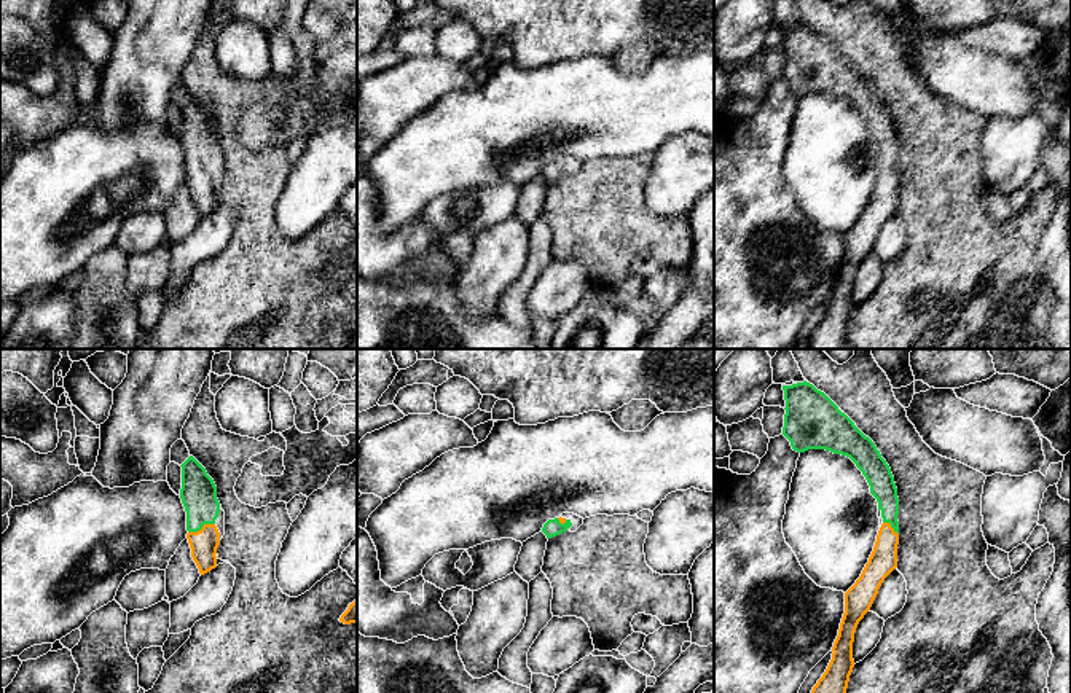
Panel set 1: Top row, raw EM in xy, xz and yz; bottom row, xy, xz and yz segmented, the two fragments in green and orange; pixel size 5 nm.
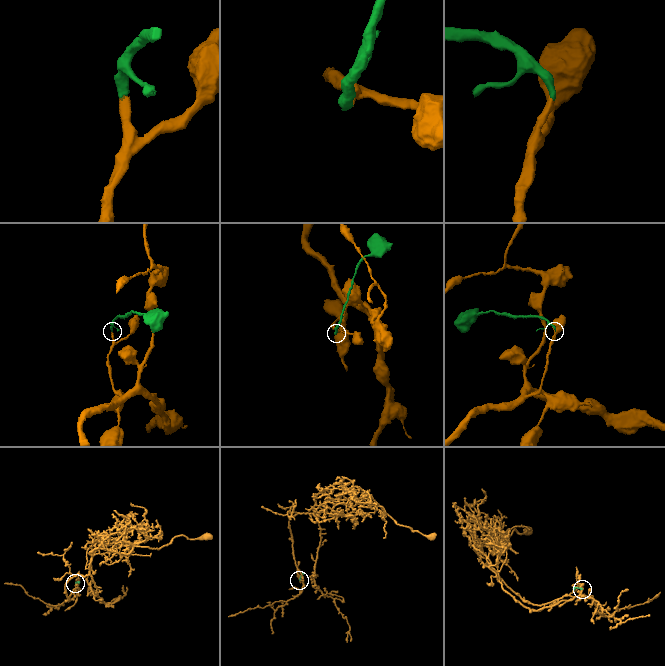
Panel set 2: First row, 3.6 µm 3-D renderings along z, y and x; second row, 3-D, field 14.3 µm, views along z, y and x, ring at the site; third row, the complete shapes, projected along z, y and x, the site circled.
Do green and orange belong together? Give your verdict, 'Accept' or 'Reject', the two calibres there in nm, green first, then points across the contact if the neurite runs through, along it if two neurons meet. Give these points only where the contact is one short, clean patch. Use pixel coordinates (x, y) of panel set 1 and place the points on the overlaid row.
Accept. Thickness 180 nm (green) against 140 nm. Path across: xy (198, 493), (201, 528), (204, 542)

